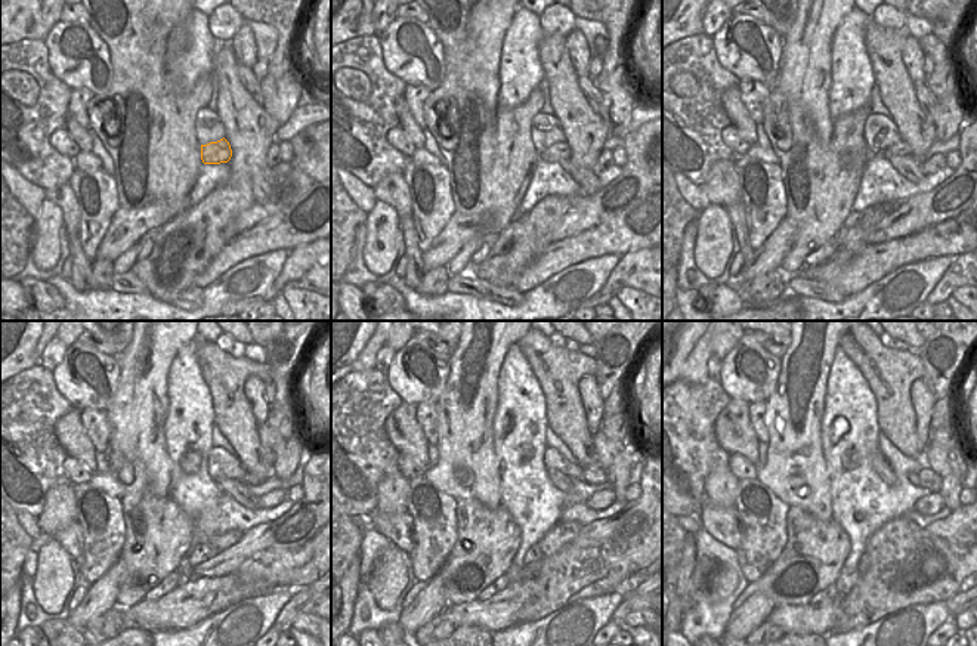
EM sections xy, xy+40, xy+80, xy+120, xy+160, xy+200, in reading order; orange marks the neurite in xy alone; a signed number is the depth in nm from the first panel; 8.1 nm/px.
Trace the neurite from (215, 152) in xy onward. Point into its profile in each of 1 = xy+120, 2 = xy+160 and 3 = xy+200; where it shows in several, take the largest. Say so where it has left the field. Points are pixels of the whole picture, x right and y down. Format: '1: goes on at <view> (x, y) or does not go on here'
1: goes on at xy+120 (249, 478)
2: goes on at xy+160 (593, 475)
3: goes on at xy+200 (930, 479)

